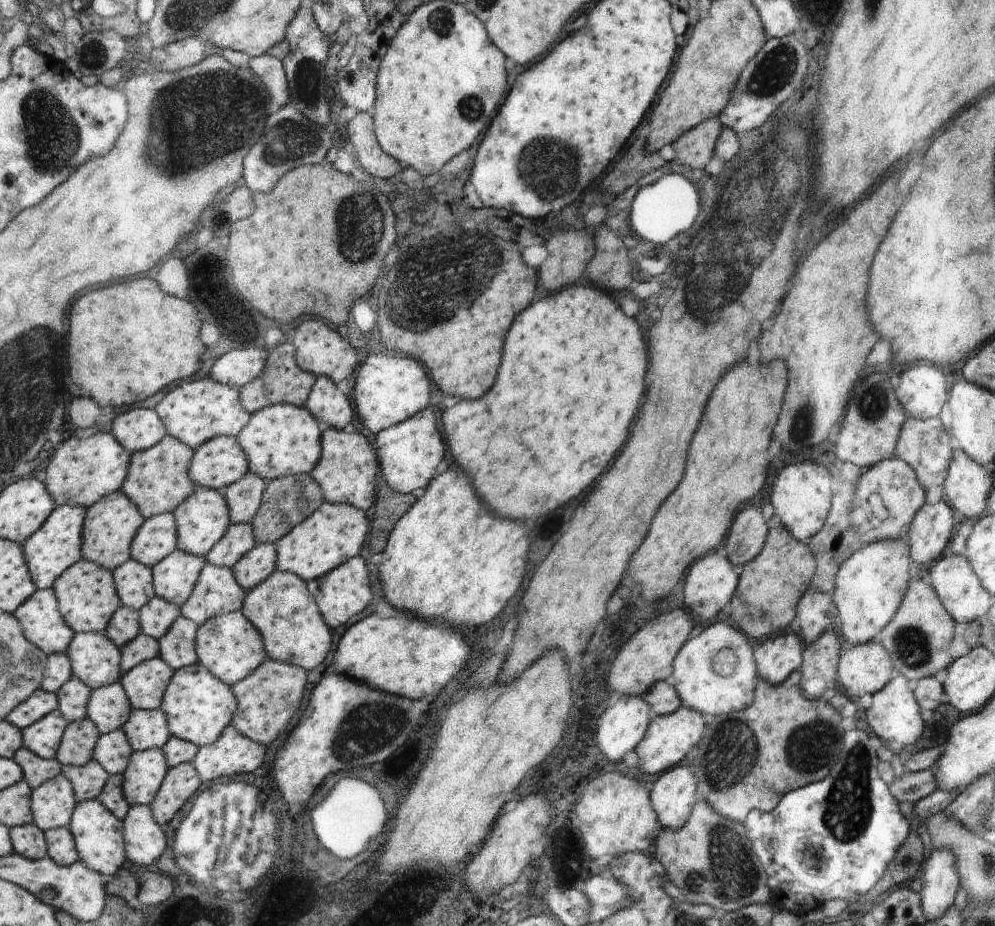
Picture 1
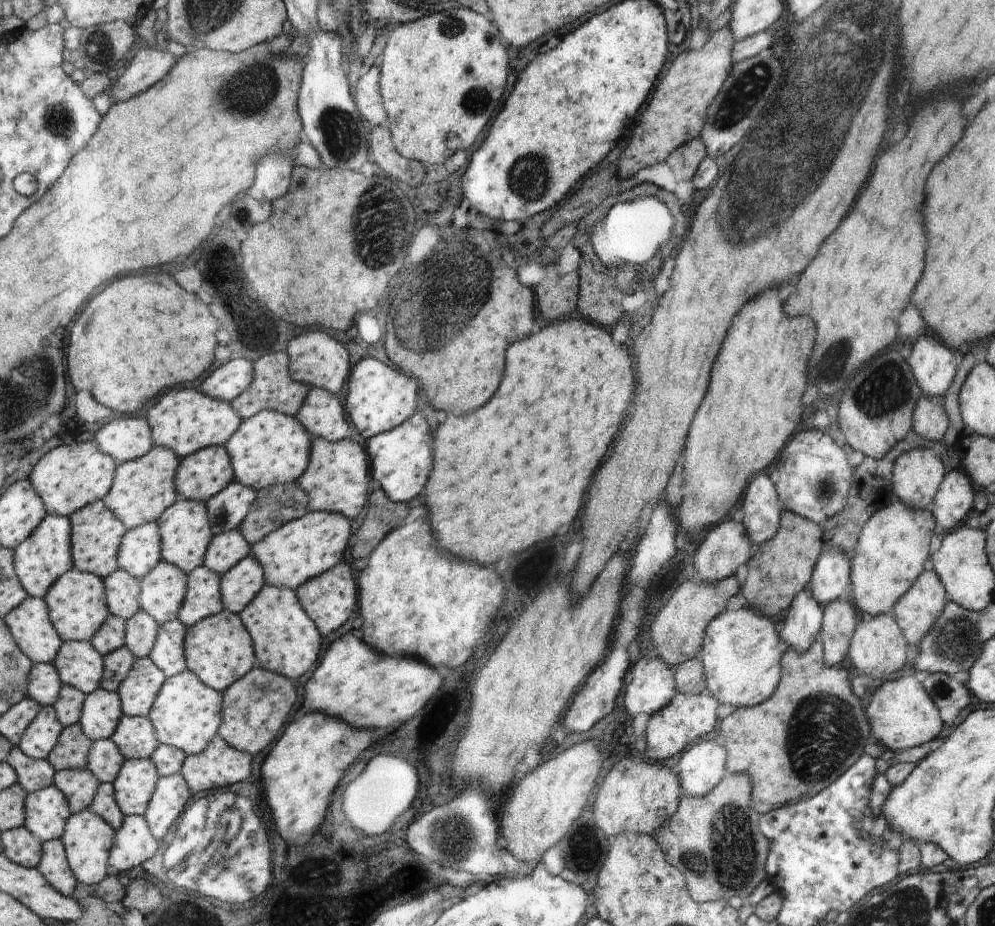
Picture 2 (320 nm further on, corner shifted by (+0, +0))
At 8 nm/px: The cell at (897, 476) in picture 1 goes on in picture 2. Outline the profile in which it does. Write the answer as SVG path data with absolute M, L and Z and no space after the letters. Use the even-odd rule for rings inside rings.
M923 448L901 454L893 468L893 491L898 499L915 509L929 508L944 478L940 458Z

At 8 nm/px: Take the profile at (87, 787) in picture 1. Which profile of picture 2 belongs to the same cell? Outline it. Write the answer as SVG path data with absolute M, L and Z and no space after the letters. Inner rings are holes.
M64 769L58 771L55 785L69 798L74 813L90 809L97 797L101 782L88 769Z

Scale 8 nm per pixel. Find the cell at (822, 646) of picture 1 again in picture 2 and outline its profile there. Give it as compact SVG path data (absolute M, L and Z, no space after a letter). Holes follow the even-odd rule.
M838 597L826 603L825 622L822 625L824 660L827 665L840 665L846 658L850 638L856 628L856 612L850 602Z

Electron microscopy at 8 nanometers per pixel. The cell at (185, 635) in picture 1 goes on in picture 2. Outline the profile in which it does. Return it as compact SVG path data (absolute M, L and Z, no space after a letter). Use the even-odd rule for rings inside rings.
M178 619L161 624L161 632L151 657L166 676L174 677L188 670L185 663L186 636L188 627Z

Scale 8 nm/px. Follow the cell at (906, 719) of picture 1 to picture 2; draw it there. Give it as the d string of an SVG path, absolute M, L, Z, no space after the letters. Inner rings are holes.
M915 675L886 681L874 689L872 701L866 710L870 726L873 726L872 737L884 749L893 751L913 749L946 734L946 718L942 718L942 707L936 705L934 698Z

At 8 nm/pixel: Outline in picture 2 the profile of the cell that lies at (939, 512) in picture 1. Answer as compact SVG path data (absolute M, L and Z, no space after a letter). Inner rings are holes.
M958 469L950 470L929 506L938 528L942 530L954 528L972 508L972 500L974 494L970 480L962 472L958 472Z

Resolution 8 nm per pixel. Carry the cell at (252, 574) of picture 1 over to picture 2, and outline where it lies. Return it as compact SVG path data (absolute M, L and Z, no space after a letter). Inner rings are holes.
M250 554L221 575L221 599L224 608L240 615L265 585L264 567Z

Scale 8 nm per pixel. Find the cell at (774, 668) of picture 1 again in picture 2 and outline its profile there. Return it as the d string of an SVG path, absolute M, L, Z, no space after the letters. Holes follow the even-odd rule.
M806 585L800 593L794 597L793 605L790 606L781 637L789 644L789 648L804 652L816 644L820 628L822 628L822 606L818 604L818 598L813 594L813 588Z

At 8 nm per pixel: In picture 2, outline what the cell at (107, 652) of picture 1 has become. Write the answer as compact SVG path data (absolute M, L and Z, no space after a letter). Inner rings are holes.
M65 641L54 664L66 685L91 695L101 688L105 675L105 657L90 641Z

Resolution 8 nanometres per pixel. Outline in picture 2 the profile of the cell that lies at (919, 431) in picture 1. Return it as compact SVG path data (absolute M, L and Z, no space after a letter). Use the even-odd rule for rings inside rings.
M921 395L913 416L914 432L929 441L938 441L948 430L948 416L942 408L942 397Z

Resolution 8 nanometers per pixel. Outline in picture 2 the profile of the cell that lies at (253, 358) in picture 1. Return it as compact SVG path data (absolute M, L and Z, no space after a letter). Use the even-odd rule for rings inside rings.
M244 358L218 366L200 386L210 398L231 402L253 382L253 363Z

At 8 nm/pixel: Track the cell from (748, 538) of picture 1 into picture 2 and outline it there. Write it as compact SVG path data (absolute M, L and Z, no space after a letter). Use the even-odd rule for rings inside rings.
M766 474L754 478L750 490L746 490L742 508L744 508L743 525L747 526L747 534L756 544L761 545L780 532L778 530L782 510L780 494Z

